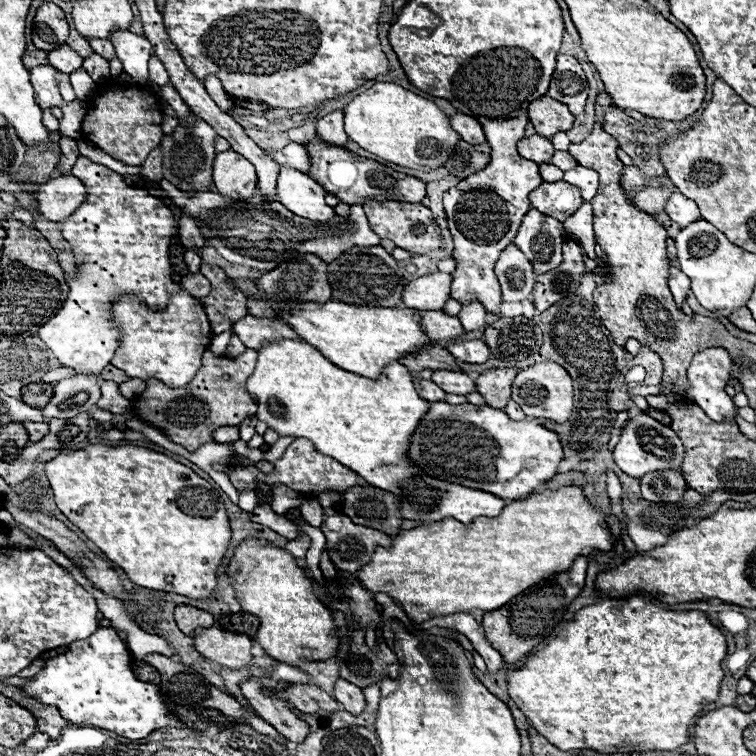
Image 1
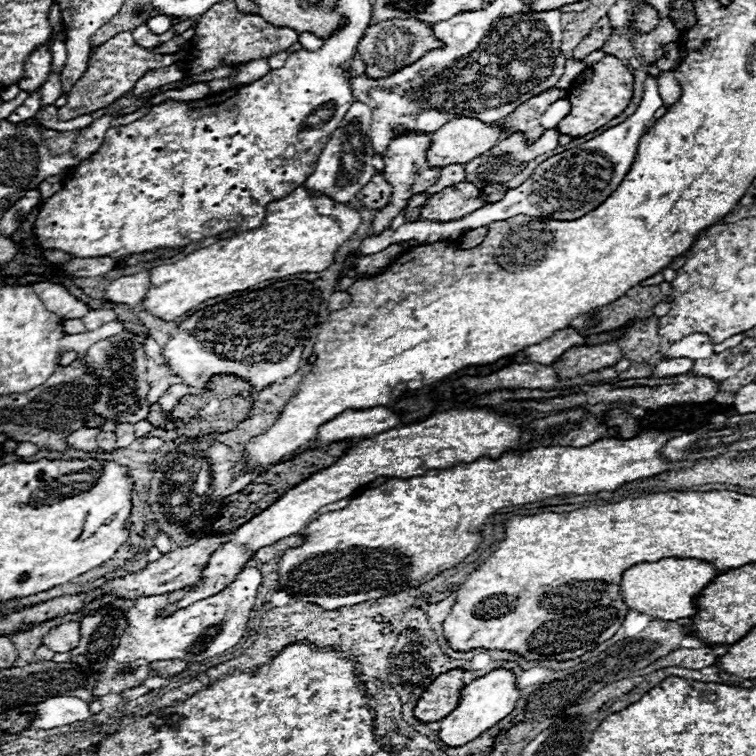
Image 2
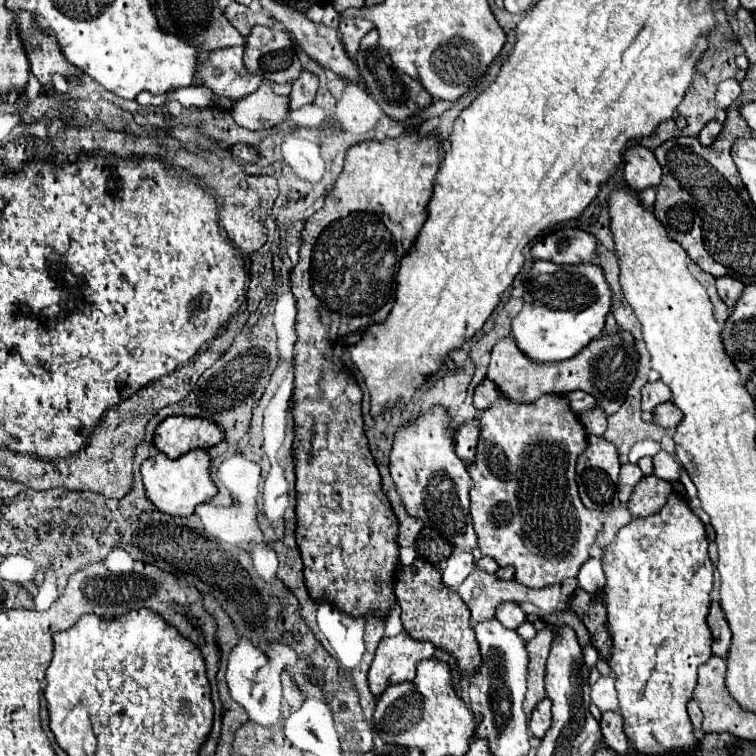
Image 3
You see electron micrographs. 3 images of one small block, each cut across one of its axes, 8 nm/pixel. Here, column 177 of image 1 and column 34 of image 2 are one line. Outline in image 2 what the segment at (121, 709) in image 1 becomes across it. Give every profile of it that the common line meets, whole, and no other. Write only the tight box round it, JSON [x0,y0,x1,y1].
[32,696,90,730]

